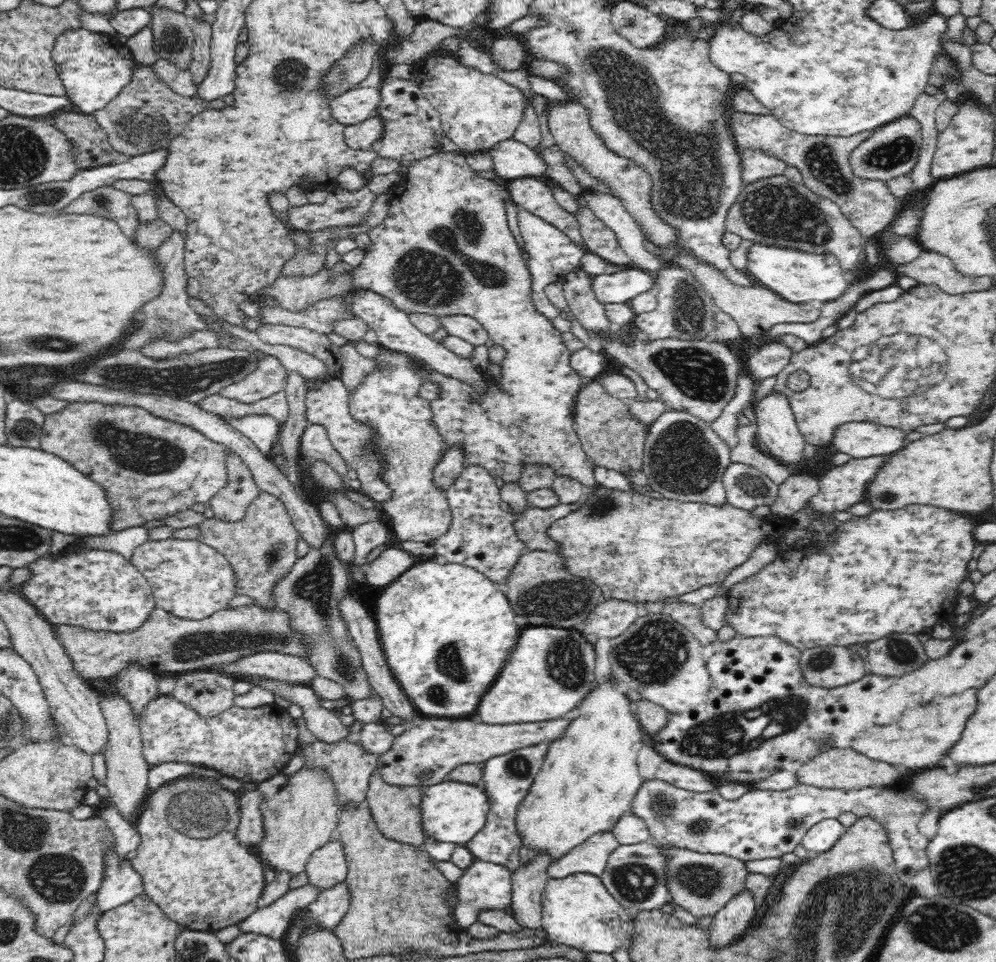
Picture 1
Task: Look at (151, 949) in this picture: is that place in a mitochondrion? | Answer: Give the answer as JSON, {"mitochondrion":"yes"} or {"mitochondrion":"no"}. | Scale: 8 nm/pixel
{"mitochondrion":"no"}

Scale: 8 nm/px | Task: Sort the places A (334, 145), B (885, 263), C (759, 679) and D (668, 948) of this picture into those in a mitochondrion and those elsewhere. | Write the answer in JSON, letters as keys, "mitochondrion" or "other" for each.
{"A":"other","B":"other","C":"other","D":"other"}

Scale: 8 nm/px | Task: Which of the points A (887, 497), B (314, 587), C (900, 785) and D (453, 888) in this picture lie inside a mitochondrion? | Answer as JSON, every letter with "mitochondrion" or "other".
{"A":"other","B":"mitochondrion","C":"other","D":"other"}

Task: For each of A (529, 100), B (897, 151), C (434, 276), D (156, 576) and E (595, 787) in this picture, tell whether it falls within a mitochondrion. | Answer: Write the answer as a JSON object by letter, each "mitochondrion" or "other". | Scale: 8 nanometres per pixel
{"A":"other","B":"mitochondrion","C":"mitochondrion","D":"other","E":"other"}

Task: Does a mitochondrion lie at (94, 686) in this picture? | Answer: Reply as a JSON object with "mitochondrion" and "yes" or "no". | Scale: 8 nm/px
{"mitochondrion":"no"}

